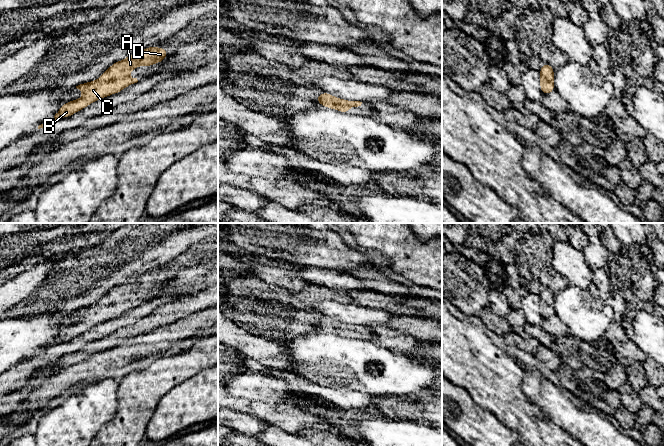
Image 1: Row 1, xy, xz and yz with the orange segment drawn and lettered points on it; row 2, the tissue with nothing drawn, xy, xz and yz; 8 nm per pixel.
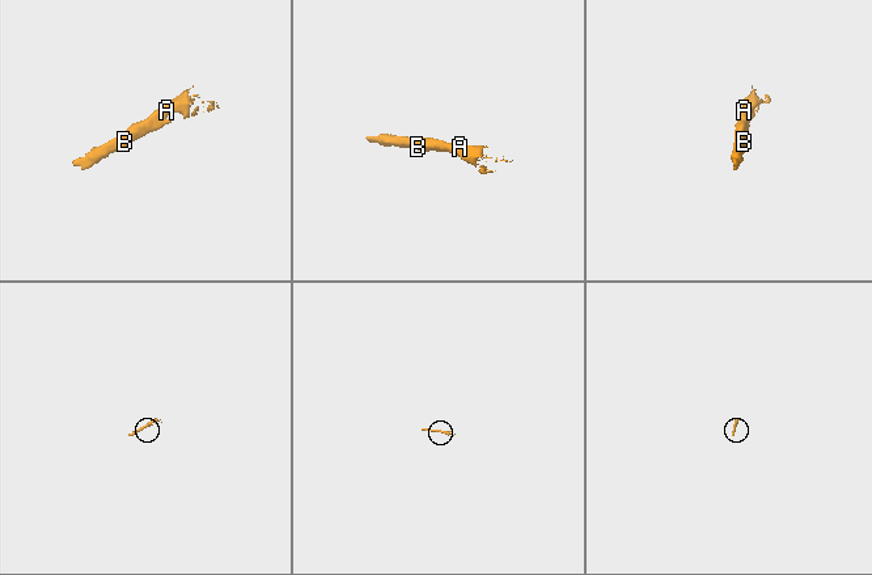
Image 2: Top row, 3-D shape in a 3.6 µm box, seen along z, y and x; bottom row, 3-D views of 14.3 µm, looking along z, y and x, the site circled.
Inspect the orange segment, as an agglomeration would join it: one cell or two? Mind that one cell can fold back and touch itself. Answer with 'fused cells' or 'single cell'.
single cell

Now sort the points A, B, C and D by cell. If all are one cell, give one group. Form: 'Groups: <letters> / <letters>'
Groups: A B C D

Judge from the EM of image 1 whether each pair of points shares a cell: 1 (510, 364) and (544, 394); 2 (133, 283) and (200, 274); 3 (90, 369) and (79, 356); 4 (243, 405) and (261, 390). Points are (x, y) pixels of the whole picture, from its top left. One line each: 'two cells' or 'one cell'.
1: two cells
2: two cells
3: two cells
4: two cells

